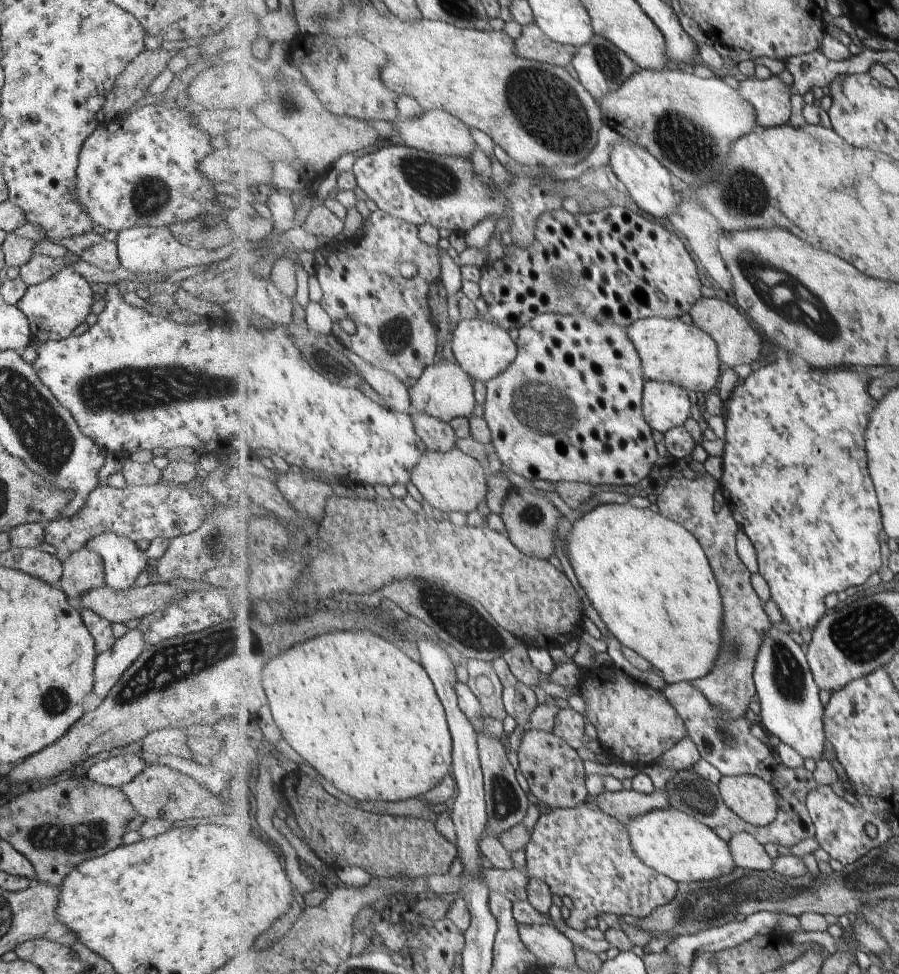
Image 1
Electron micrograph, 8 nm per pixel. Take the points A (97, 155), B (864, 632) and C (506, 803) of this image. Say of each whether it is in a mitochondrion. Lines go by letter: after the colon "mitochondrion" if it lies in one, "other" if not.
A: other
B: mitochondrion
C: mitochondrion

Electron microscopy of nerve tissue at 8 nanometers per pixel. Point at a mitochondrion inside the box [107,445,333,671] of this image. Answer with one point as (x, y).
(211, 546)

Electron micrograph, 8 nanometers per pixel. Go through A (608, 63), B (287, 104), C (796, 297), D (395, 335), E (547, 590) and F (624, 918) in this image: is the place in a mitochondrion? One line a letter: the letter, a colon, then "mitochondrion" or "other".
A: mitochondrion
B: mitochondrion
C: mitochondrion
D: mitochondrion
E: other
F: other

